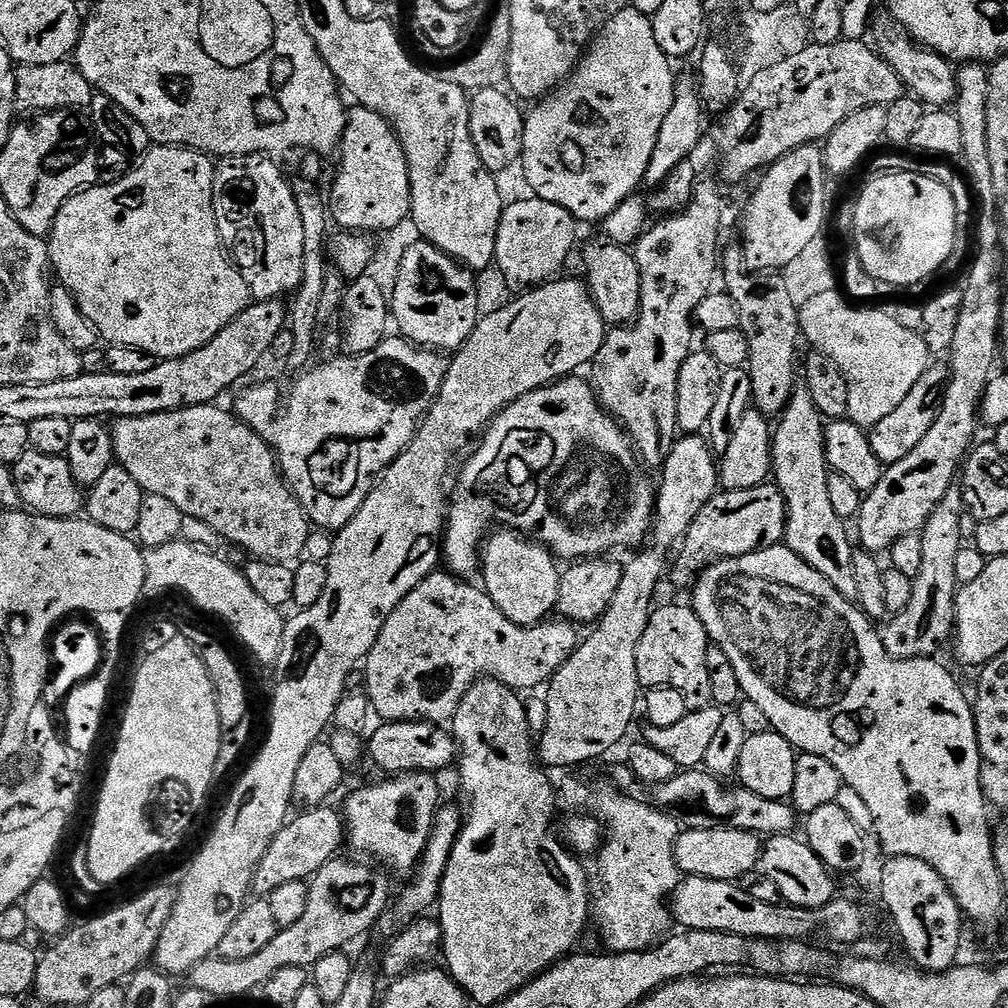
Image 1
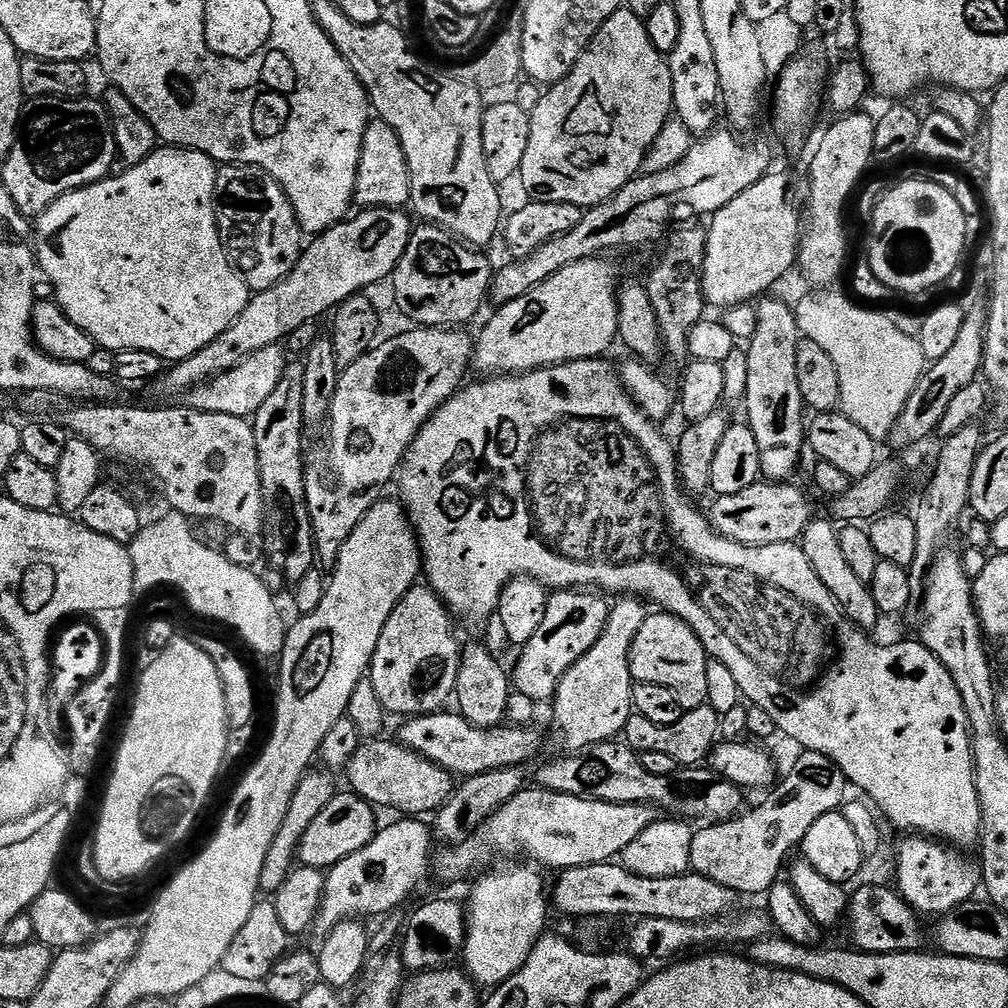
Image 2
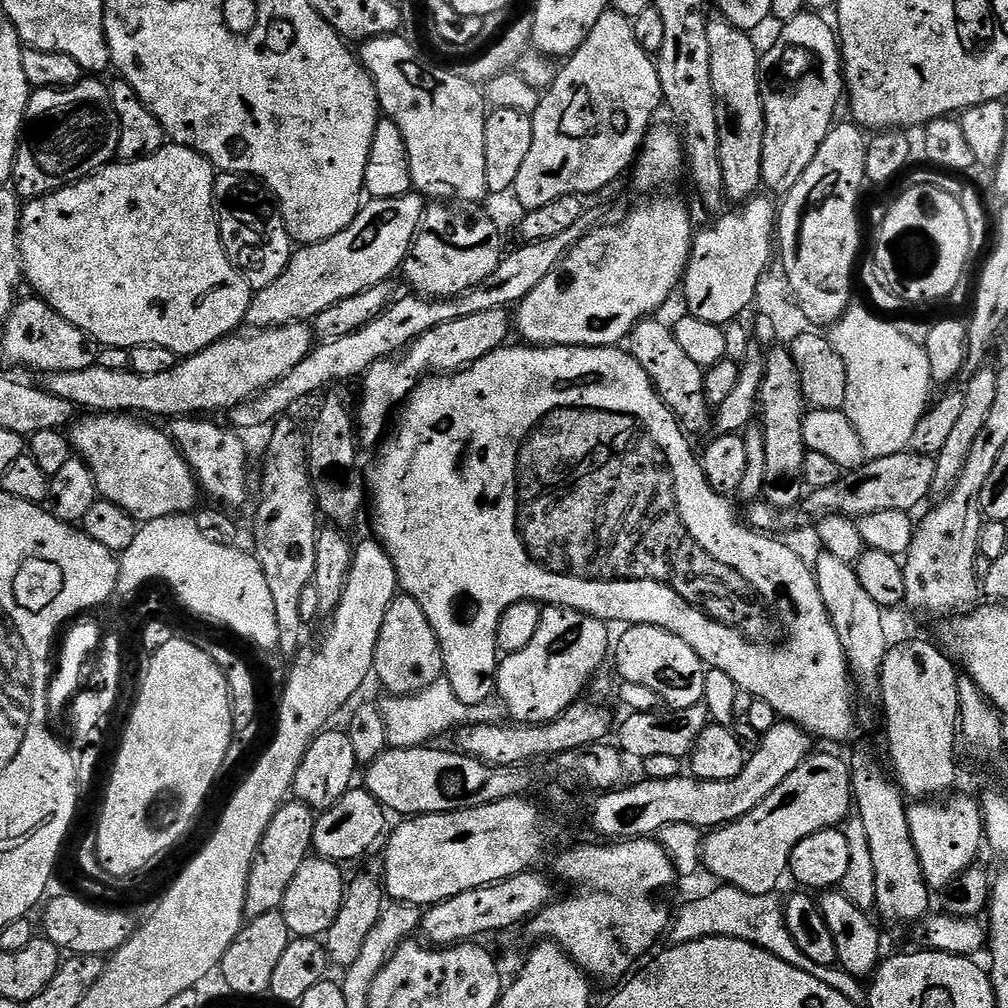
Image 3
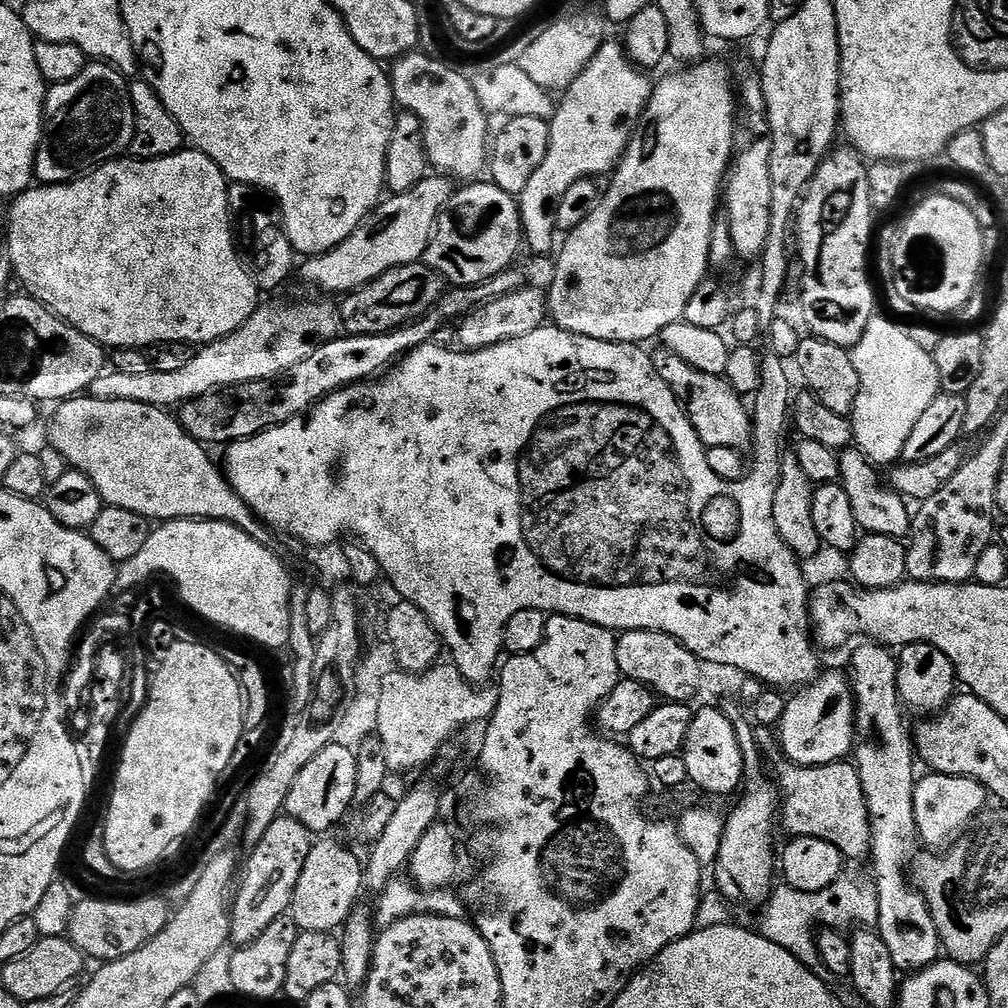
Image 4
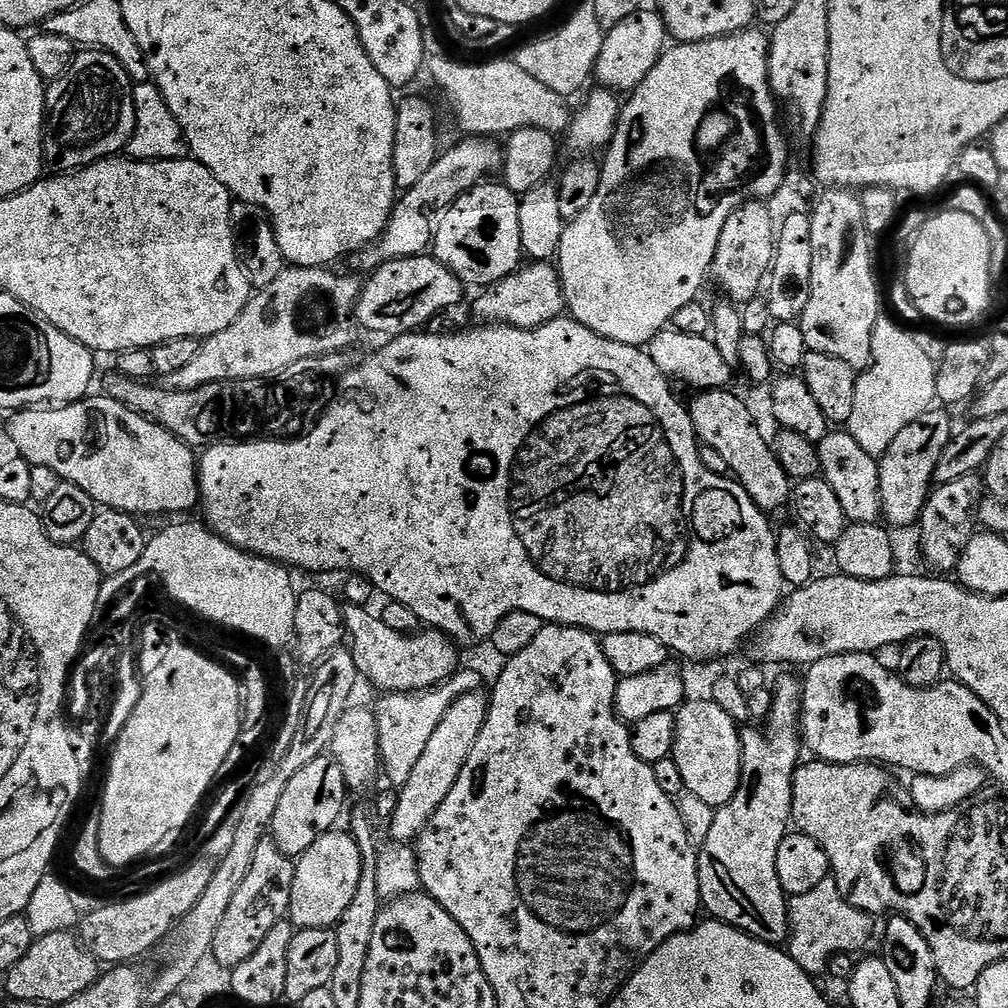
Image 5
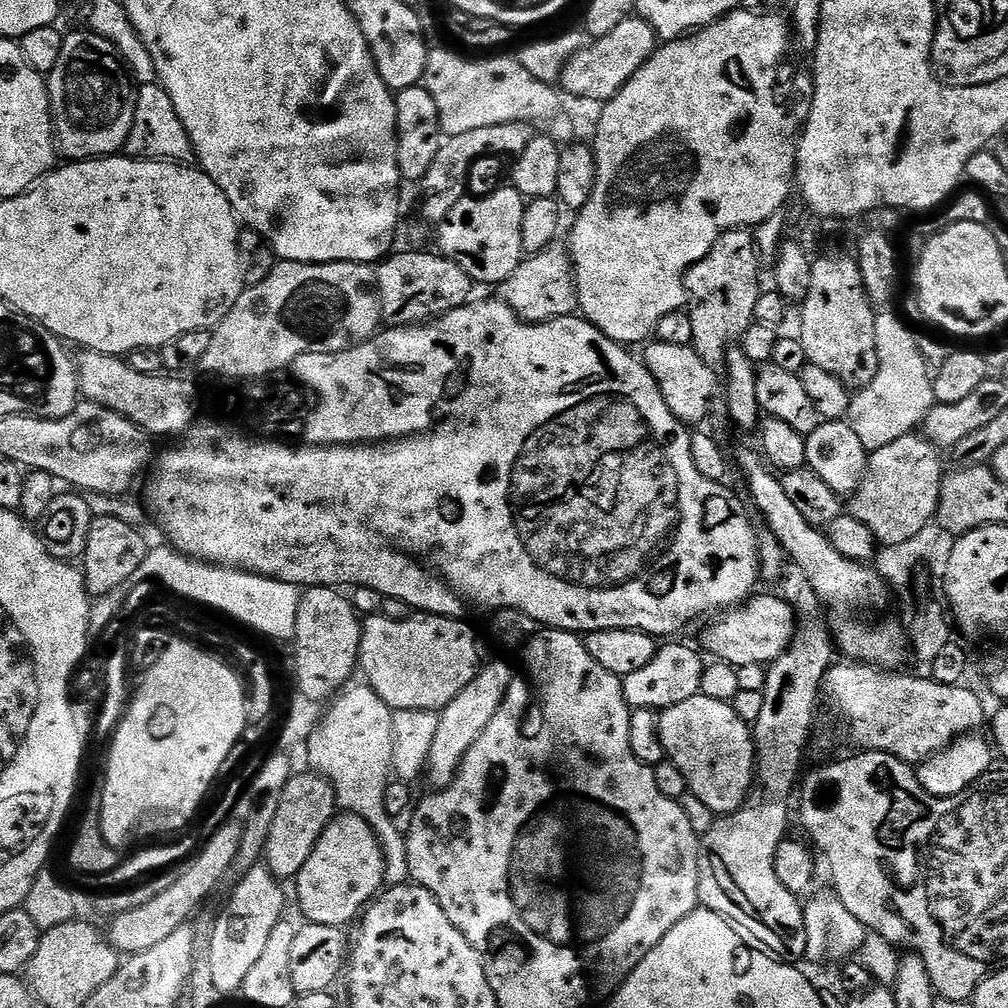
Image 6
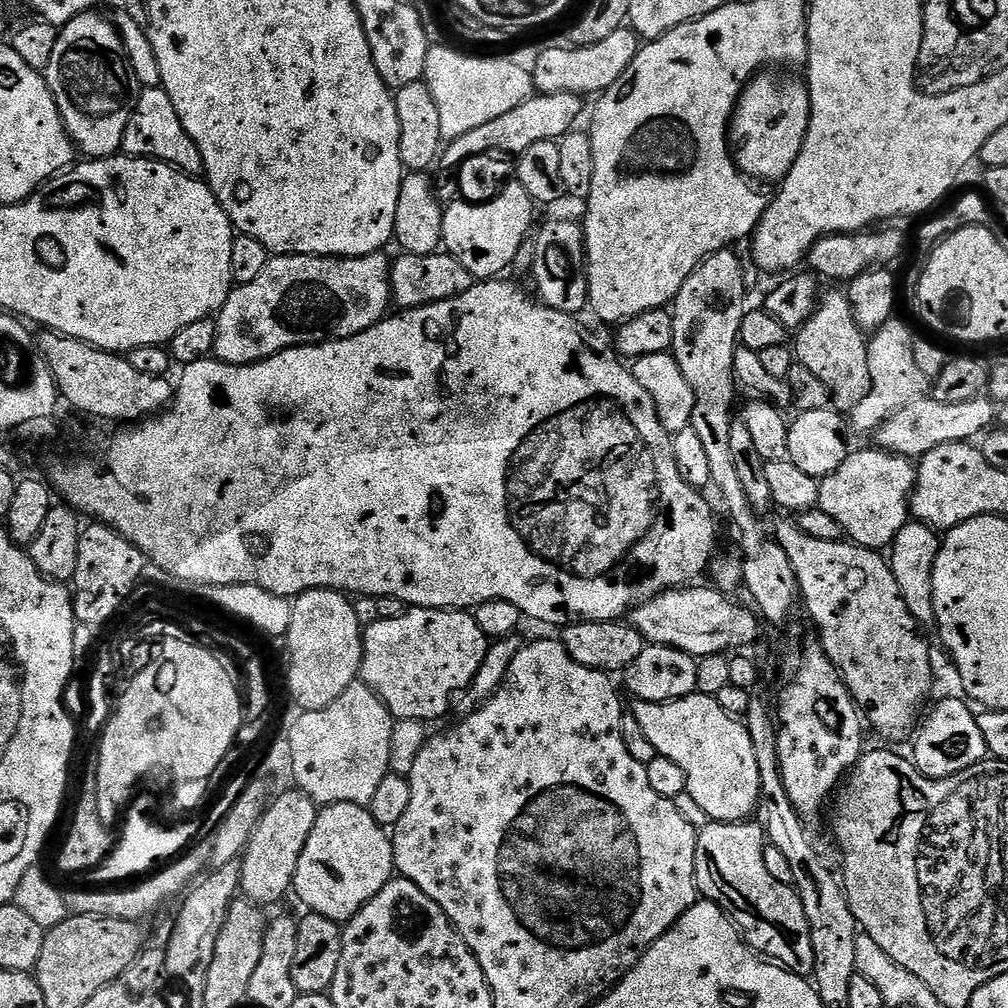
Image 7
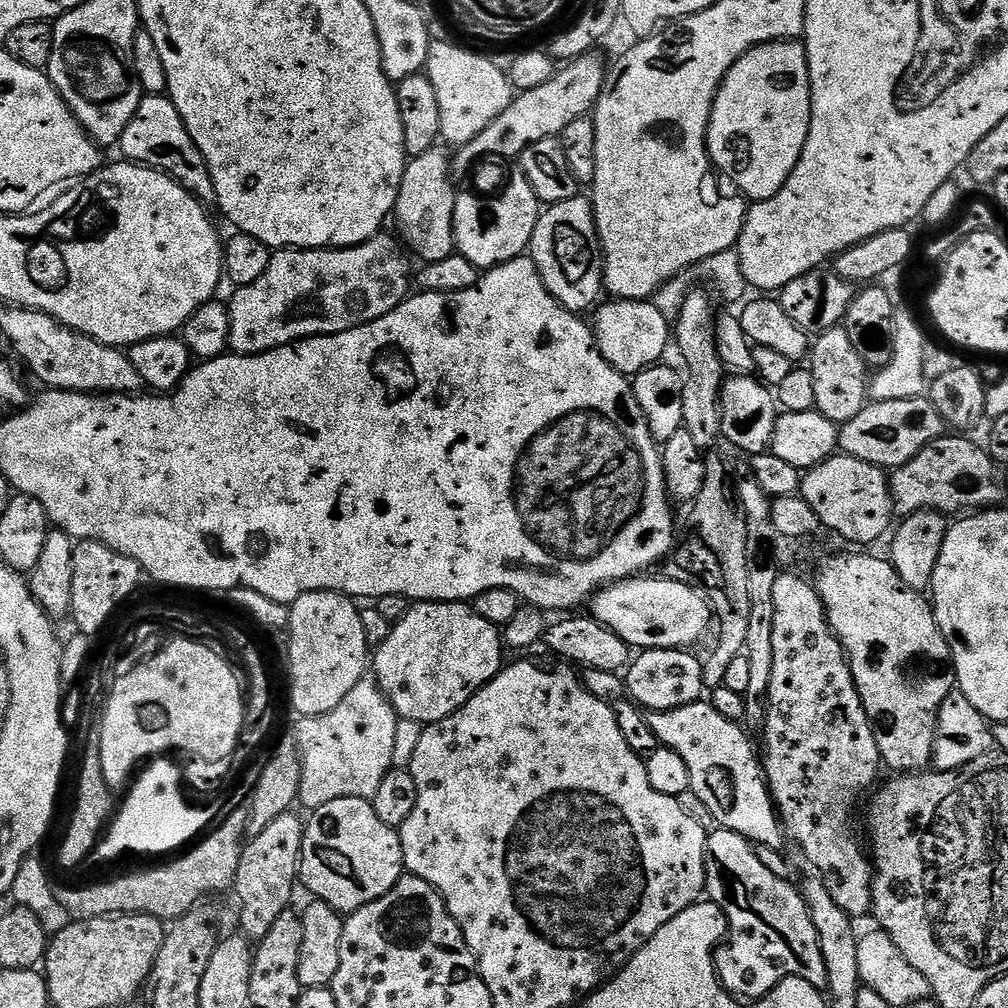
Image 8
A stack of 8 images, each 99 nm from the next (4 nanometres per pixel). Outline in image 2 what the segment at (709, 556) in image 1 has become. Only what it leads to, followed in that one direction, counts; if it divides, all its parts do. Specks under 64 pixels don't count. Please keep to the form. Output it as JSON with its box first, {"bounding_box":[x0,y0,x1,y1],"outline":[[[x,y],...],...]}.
{"bounding_box":[710,482,814,548],"outline":[[[758,482],[754,486],[750,486],[750,490],[742,490],[742,494],[726,494],[725,496],[716,496],[713,499],[712,512],[710,511],[710,523],[719,532],[725,536],[727,540],[733,540],[739,544],[745,544],[747,548],[761,548],[762,546],[778,546],[779,544],[794,544],[803,537],[804,532],[812,525],[814,513],[812,513],[812,500],[800,488],[795,488],[795,483],[785,482],[782,484],[774,484],[771,482]]]}

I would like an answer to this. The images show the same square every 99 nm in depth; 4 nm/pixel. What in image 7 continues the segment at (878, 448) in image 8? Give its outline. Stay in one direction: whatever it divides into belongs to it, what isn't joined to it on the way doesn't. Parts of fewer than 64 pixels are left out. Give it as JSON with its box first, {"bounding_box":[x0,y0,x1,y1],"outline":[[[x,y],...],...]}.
{"bounding_box":[874,394,997,458],"outline":[[[984,394],[975,396],[970,402],[938,402],[931,398],[921,398],[910,402],[886,422],[882,422],[882,426],[874,433],[874,444],[881,452],[919,458],[934,450],[934,446],[975,441],[976,435],[979,437],[993,427],[997,416],[997,405]]]}

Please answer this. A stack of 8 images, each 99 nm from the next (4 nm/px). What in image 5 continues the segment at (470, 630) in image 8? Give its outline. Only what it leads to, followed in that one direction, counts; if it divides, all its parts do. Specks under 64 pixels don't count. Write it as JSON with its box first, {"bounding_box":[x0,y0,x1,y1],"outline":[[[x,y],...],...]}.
{"bounding_box":[340,601,459,694],"outline":[[[343,601],[340,606],[357,675],[369,681],[377,691],[385,694],[427,690],[457,672],[459,649],[447,635],[429,628],[415,633],[392,630],[370,611],[348,601]]]}

